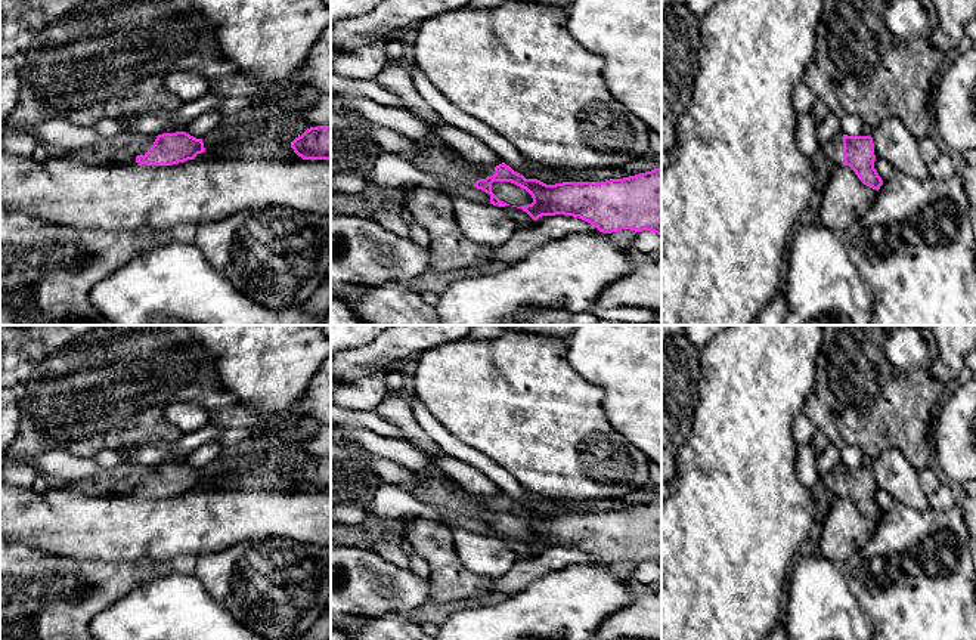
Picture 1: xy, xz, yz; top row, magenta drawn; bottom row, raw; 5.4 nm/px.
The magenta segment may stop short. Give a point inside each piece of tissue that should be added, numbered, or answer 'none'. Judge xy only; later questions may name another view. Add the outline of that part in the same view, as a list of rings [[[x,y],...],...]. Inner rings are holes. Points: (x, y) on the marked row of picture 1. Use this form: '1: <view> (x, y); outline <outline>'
1: xy (121, 150); outline [[[134,132],[112,137],[102,137],[87,149],[87,157],[102,166],[131,166],[137,155],[145,155],[158,135],[142,135]]]

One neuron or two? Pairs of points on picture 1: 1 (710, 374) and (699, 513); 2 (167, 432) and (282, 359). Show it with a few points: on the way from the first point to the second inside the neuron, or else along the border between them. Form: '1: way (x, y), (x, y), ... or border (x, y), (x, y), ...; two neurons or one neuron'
1: way (712, 408), (712, 479); one neuron
2: border (216, 370), (220, 382), (257, 414); two neurons

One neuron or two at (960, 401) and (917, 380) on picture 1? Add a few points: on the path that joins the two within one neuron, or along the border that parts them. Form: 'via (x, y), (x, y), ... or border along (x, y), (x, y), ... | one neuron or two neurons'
border along (951, 387), (944, 399) | two neurons

